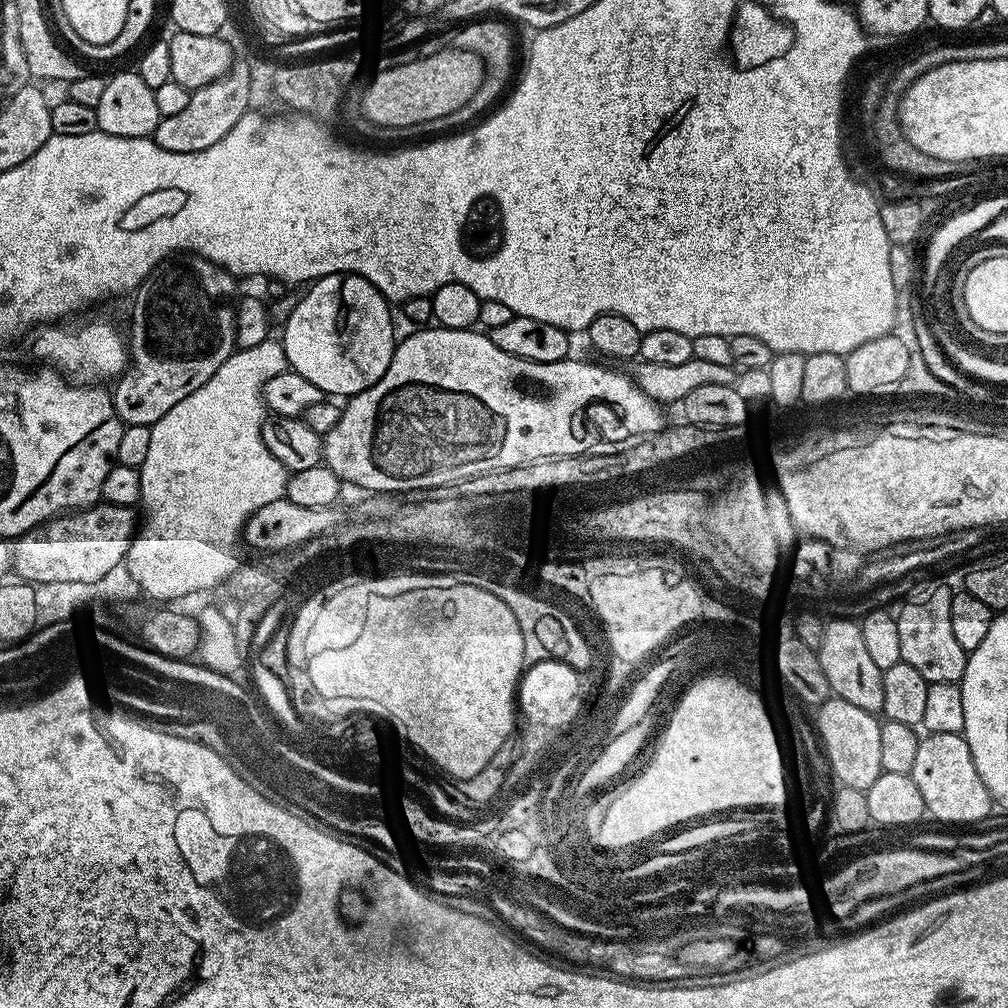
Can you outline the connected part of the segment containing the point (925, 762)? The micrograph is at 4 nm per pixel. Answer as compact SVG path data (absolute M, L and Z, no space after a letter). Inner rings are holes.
M927 733L920 741L910 775L922 794L927 815L944 824L976 824L994 809L992 796L974 766L970 746L961 733Z

